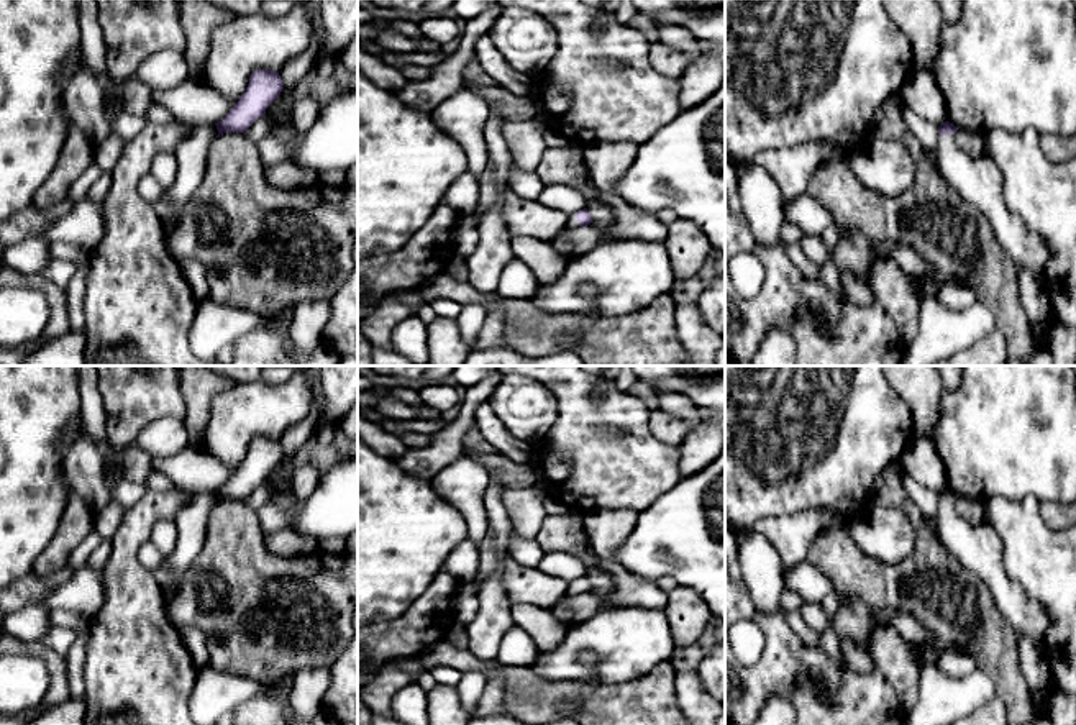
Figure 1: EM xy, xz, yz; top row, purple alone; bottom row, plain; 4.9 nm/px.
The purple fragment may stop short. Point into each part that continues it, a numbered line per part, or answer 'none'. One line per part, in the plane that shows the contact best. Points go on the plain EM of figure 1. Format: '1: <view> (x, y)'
1: yz (978, 548)

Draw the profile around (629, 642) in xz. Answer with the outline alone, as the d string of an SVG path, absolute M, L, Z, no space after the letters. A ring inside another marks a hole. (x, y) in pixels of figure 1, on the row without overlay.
M643 607L600 609L592 618L569 625L564 640L551 651L540 651L531 668L545 682L586 681L594 676L600 684L620 684L650 673L663 661L671 661L672 635L664 610ZM590 651L597 664L589 668L581 654Z

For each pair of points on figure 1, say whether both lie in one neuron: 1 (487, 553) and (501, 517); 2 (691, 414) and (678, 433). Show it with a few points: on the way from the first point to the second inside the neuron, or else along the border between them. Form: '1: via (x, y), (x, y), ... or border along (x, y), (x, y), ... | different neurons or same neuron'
1: via (494, 545), (497, 525) | same neuron
2: border along (660, 407), (681, 417), (689, 428) | different neurons

